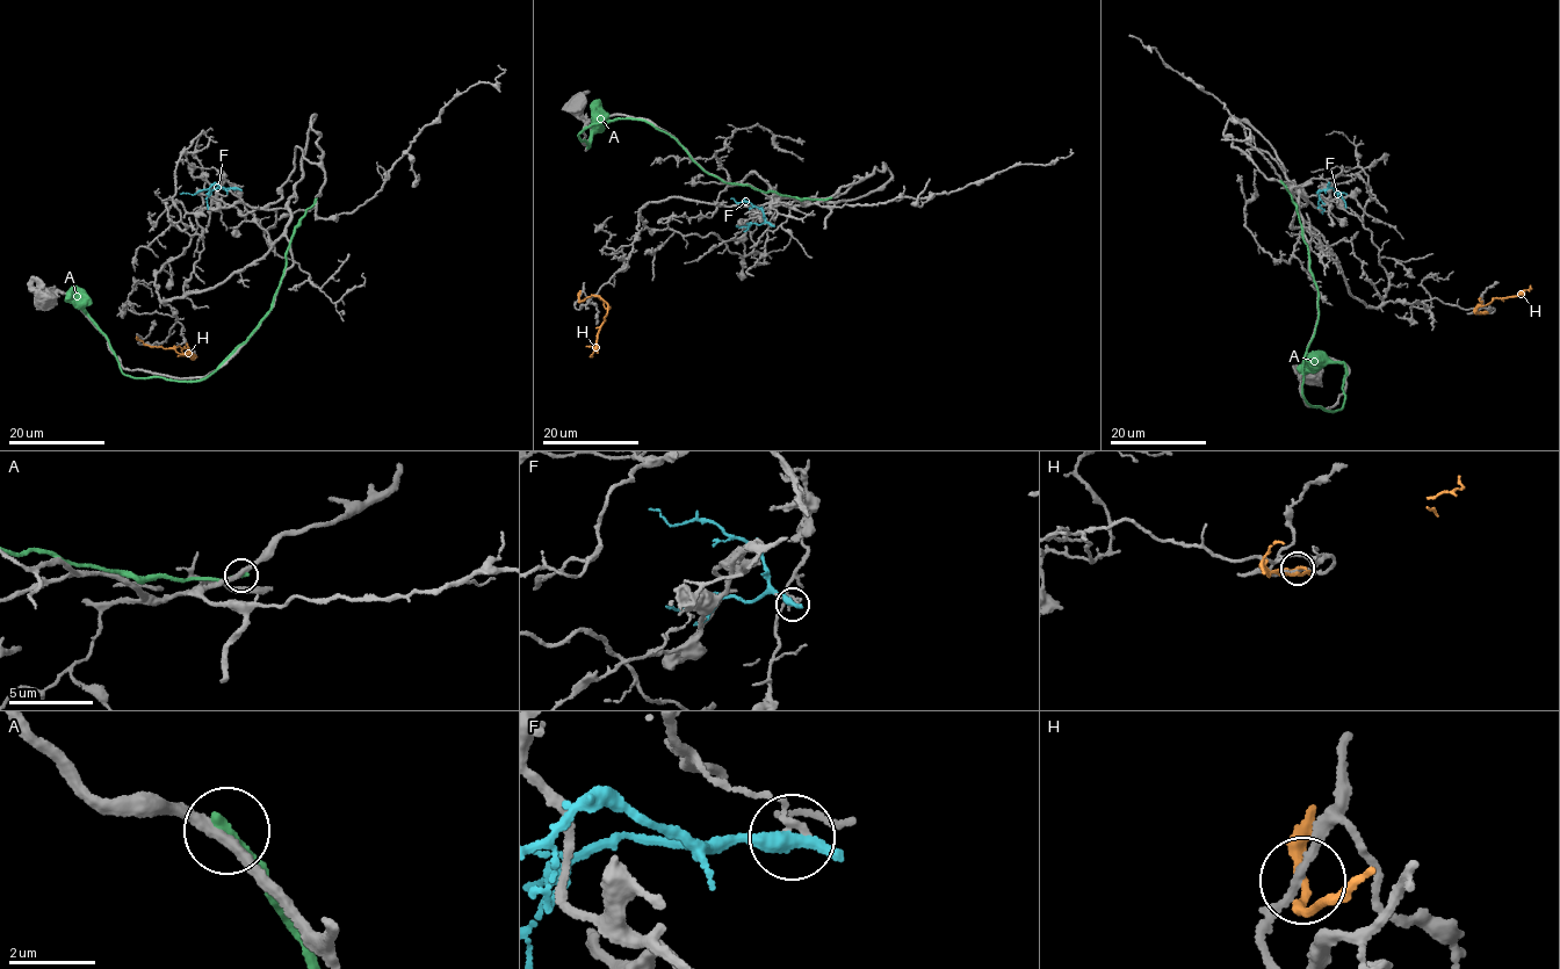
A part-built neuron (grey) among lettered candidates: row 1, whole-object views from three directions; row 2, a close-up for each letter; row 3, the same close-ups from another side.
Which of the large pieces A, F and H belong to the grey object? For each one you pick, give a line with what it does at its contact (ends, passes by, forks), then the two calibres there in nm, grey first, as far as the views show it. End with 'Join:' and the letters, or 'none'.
Join: none

